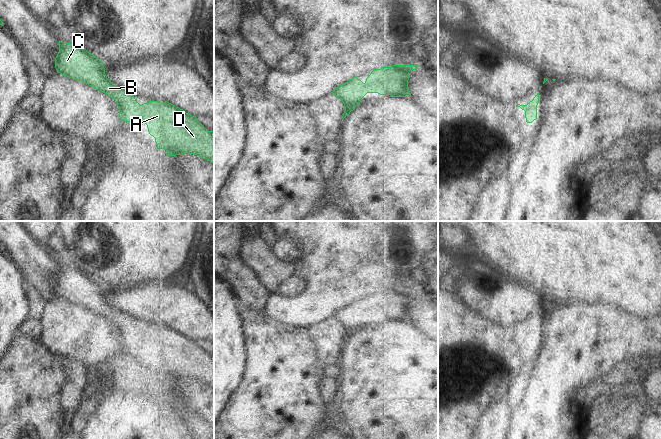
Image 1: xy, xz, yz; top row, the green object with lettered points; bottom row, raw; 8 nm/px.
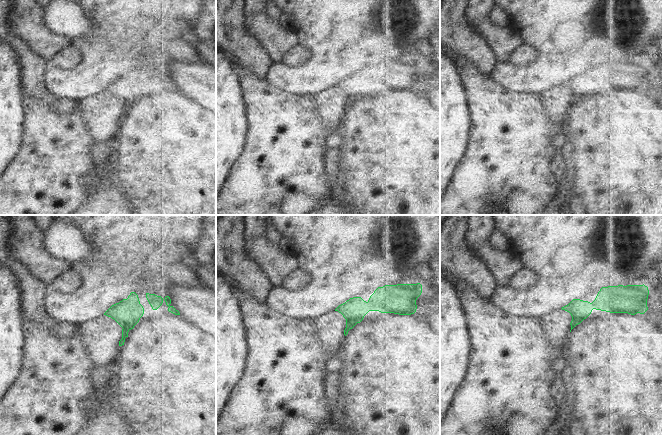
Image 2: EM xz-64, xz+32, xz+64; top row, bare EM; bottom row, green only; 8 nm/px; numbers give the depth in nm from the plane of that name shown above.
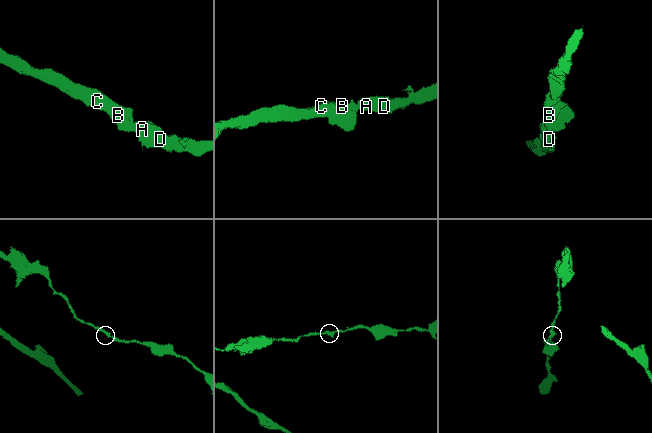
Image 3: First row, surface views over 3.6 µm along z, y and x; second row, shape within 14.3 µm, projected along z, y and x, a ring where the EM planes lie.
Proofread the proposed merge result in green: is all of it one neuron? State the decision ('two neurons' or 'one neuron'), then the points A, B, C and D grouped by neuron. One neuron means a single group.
one neuron | A B C D

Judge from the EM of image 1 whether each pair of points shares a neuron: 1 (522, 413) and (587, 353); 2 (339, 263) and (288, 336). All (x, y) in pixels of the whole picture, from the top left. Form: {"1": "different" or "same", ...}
{"1": "same", "2": "different"}

